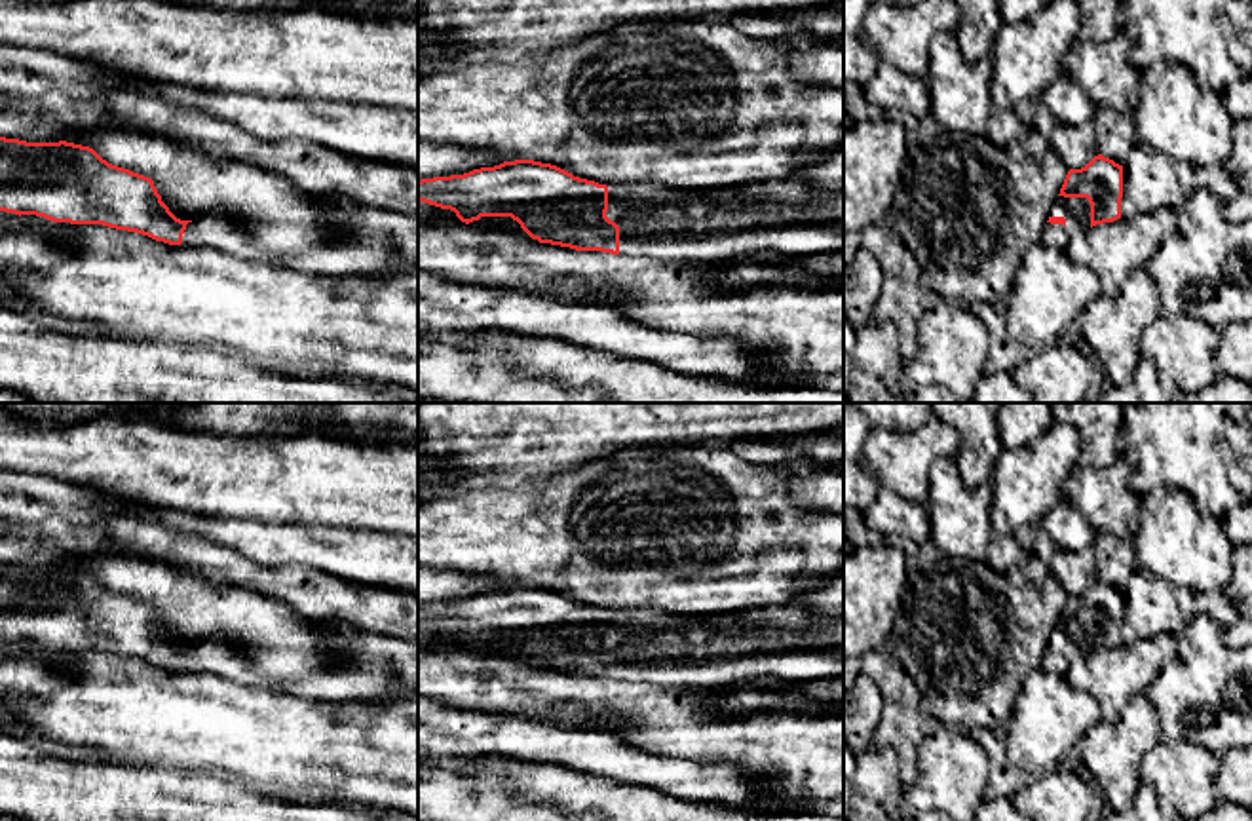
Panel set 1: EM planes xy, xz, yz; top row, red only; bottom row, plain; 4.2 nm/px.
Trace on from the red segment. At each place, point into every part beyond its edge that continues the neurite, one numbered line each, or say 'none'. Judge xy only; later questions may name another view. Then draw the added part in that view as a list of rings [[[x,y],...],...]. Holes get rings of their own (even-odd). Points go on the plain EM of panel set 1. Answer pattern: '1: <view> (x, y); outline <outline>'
1: xy (377, 662); outline [[[338,620],[319,623],[338,633],[336,644],[350,654],[350,661],[332,673],[308,677],[298,686],[253,669],[241,646],[228,637],[196,642],[186,650],[180,671],[213,673],[245,686],[287,692],[315,701],[388,697],[397,680],[418,692],[416,646],[393,637],[361,631]]]

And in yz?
1: yz (1076, 637); outline [[[1058,621],[1049,642],[1064,642],[1064,650],[1047,648],[1043,654],[1041,669],[1066,677],[1070,665],[1091,654],[1091,629],[1087,623],[1064,623]]]

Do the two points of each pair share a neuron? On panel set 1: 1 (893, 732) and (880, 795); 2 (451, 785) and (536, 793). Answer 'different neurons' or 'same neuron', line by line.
1: different neurons
2: same neuron

